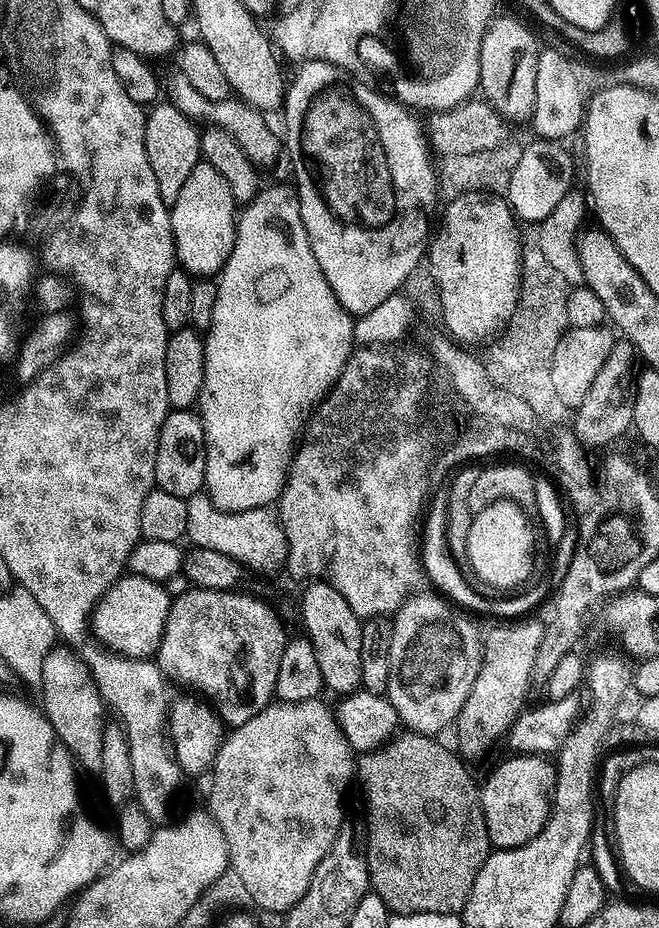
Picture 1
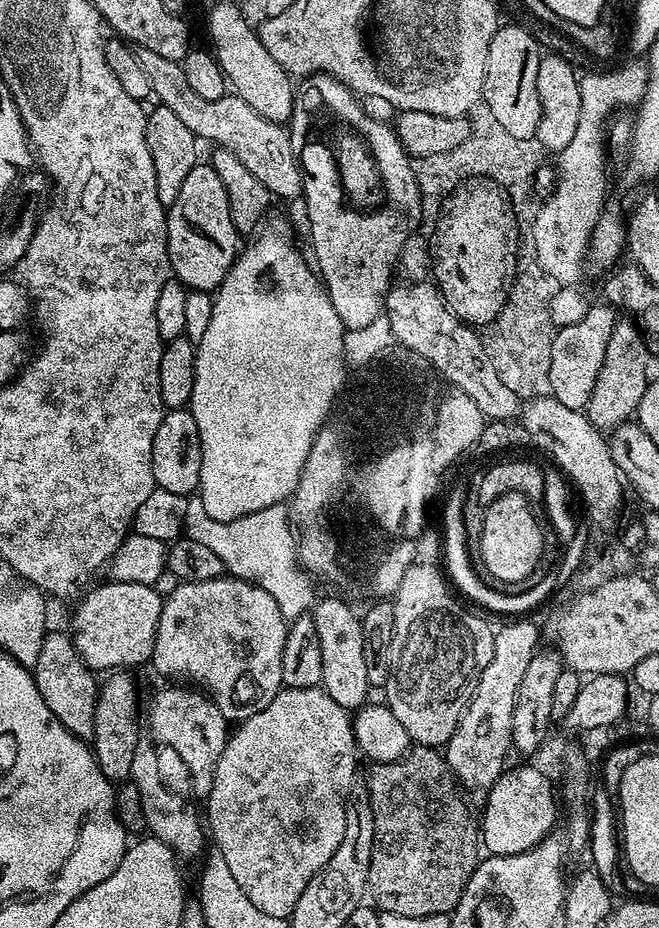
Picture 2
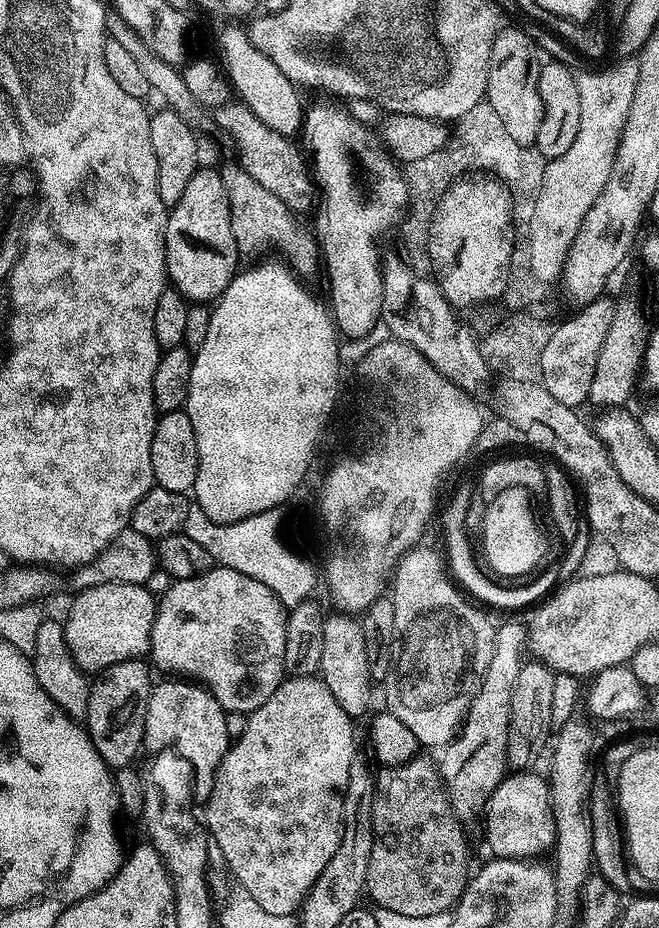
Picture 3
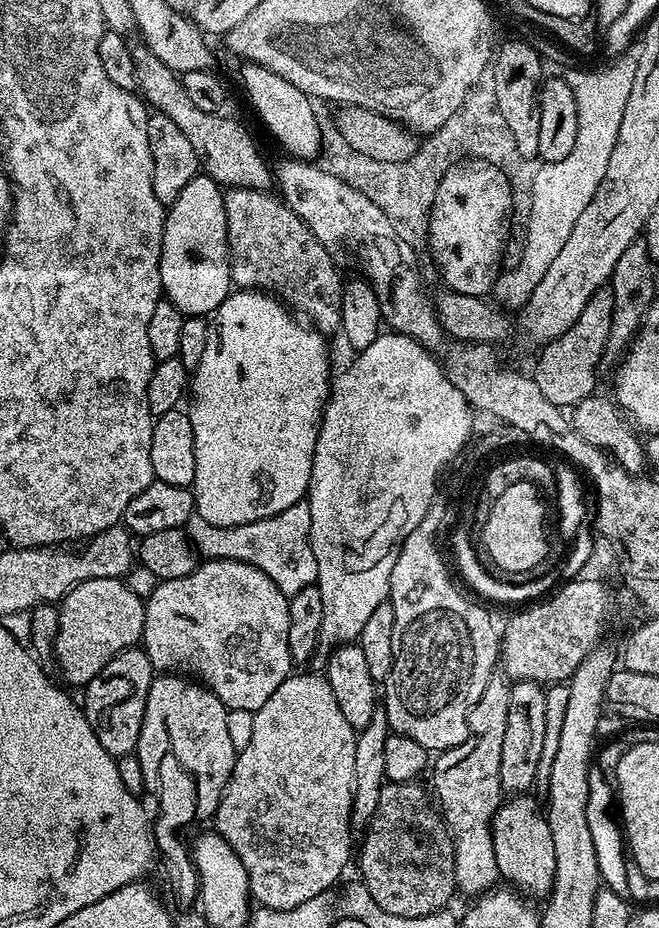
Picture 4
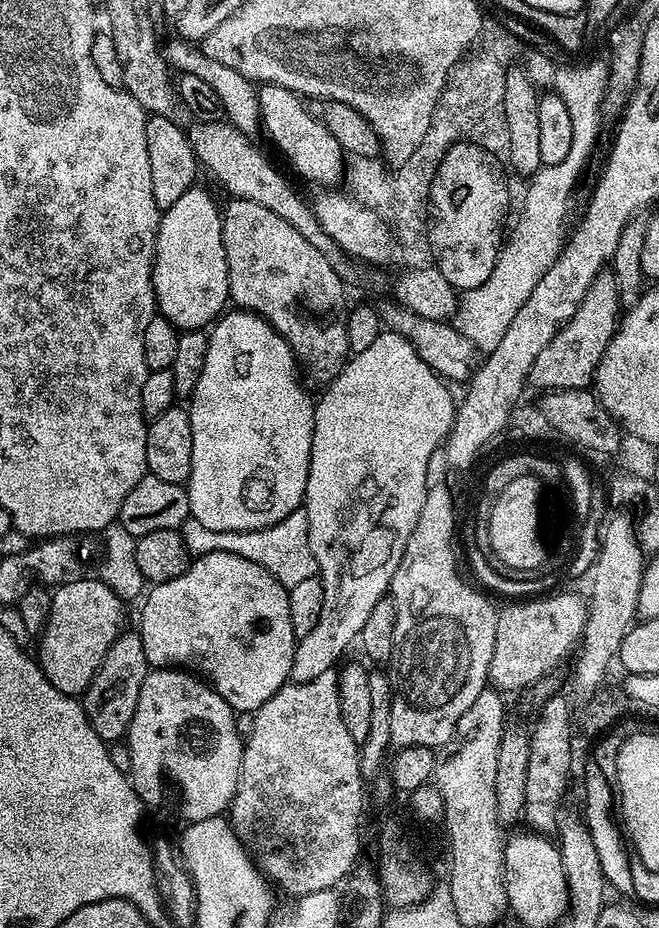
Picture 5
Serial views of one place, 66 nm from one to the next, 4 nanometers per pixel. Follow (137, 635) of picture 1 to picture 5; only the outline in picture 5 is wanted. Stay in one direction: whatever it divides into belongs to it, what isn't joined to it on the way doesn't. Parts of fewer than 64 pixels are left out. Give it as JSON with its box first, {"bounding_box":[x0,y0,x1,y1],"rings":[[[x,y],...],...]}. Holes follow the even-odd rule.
{"bounding_box":[38,579,126,698],"rings":[[[69,579],[52,592],[50,614],[38,637],[38,663],[48,681],[58,690],[62,690],[62,694],[80,698],[102,666],[110,646],[116,640],[118,630],[125,627],[123,624],[126,604],[101,579],[76,579]]]}

